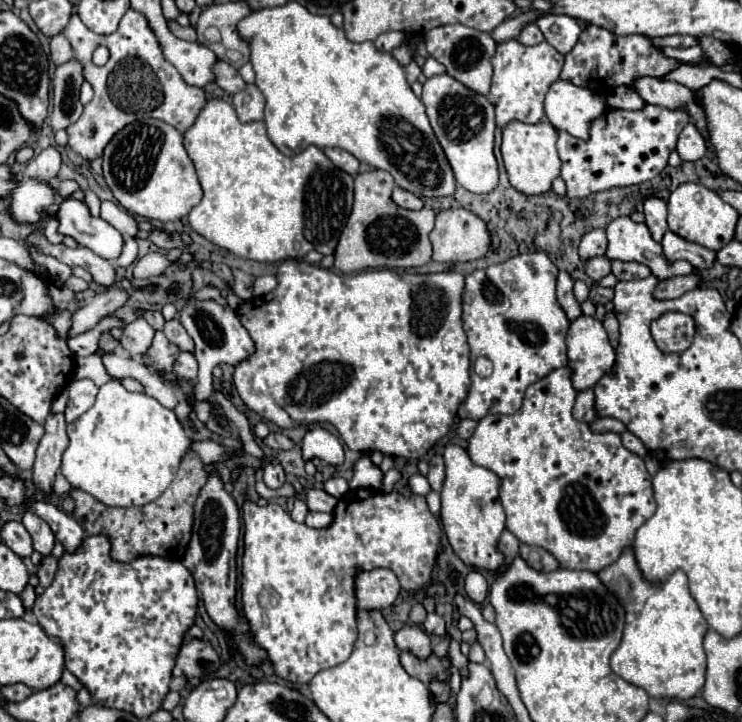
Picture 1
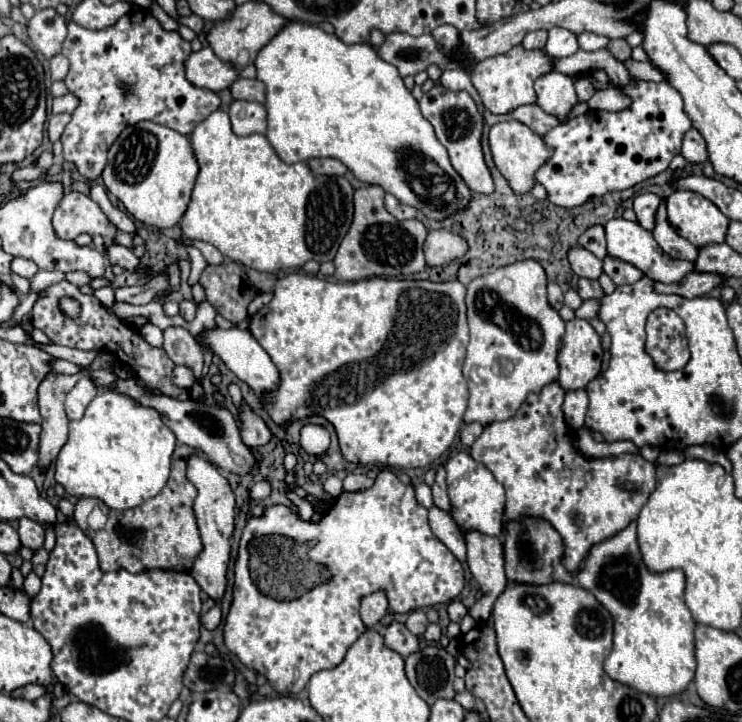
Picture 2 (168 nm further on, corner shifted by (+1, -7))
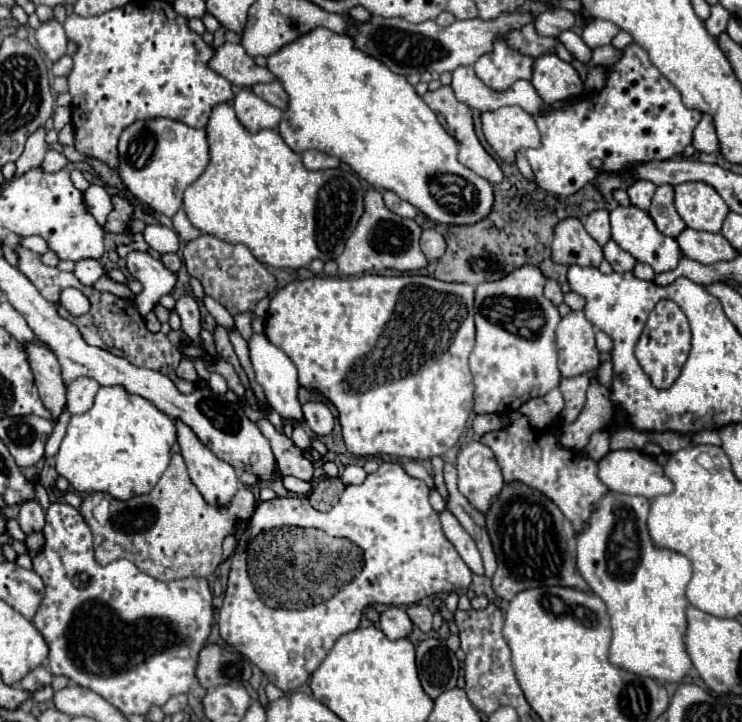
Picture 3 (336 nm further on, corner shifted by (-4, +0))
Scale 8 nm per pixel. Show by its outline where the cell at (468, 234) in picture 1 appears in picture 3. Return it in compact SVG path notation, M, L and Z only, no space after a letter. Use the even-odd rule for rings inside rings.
M428 229L428 231L422 233L420 245L422 245L422 251L424 251L424 255L428 257L428 261L440 259L442 253L446 251L446 241L444 241L444 237L442 237L438 231L434 231L434 229Z

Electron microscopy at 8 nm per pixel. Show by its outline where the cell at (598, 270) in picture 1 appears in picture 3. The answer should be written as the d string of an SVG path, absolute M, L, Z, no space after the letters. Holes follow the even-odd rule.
M578 219L558 223L552 241L552 259L564 265L598 267L602 263L602 247L586 233Z

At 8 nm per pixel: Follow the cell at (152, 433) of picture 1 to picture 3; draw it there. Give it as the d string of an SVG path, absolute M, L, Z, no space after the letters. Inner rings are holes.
M100 387L94 407L70 417L60 451L56 453L56 471L80 493L102 491L126 501L152 491L170 463L174 443L176 425L166 413L150 401L126 393L122 387Z

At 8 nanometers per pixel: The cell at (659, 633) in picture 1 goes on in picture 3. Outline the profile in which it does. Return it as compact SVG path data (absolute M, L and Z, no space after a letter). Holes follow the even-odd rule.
M610 491L596 505L588 529L578 533L576 565L588 587L608 607L612 623L610 663L660 683L680 683L692 669L684 643L686 585L692 567L684 555L654 547L646 529L648 509L646 497Z

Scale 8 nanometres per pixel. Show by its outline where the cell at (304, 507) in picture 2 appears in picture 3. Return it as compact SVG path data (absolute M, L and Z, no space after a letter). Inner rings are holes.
M284 477L282 481L284 481L284 487L286 487L290 493L294 493L294 495L306 495L306 493L312 489L310 483L300 481L300 479L296 479L296 477Z

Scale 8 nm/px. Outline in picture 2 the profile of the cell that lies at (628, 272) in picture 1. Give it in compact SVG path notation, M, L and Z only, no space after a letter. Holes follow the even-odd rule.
M605 256L603 260L603 272L617 284L633 284L637 280L643 278L643 272L639 268L635 268L633 264L627 264L623 260L617 260L613 256Z

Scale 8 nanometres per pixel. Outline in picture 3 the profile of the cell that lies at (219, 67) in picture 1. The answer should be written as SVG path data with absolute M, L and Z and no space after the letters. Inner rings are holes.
M272 81L272 83L256 83L250 87L258 97L262 97L266 103L278 107L278 109L286 109L288 105L288 97L286 91L282 89L280 81Z

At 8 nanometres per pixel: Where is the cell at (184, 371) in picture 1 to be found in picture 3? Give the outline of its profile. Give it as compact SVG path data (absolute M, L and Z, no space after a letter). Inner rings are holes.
M184 357L184 359L180 361L180 365L178 365L178 369L176 369L176 375L182 377L182 379L186 379L186 381L192 381L192 383L198 381L198 375L196 375L196 371L194 371L194 363L192 363L188 357Z

